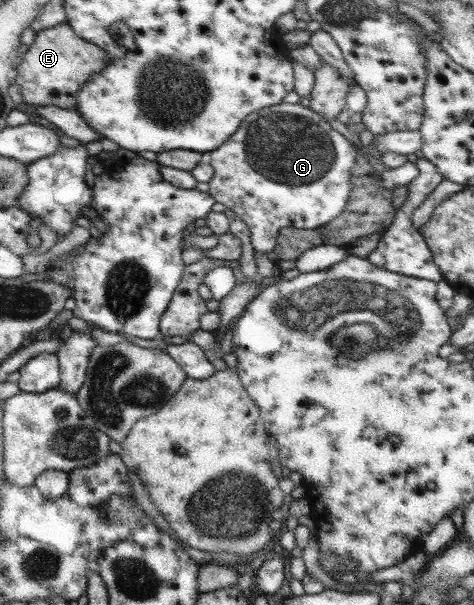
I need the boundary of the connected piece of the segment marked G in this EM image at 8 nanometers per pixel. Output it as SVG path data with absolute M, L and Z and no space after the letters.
M281 102L256 110L255 112L250 112L239 122L239 126L237 126L235 132L225 142L204 156L209 166L214 170L213 176L211 176L208 182L209 188L206 193L211 196L211 199L215 203L222 204L225 209L233 212L236 218L245 222L250 232L249 238L253 250L262 253L271 251L273 246L275 246L276 236L280 228L289 226L298 229L313 230L323 226L323 224L327 224L337 214L341 213L347 203L347 196L349 196L349 172L351 172L351 168L355 164L355 151L353 151L351 143L343 135L331 129L331 126L321 118L321 115L314 113L311 109L301 106L299 103L291 104L287 102Z

